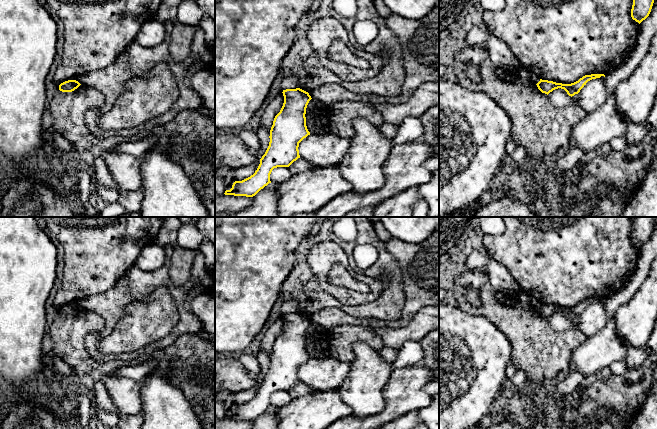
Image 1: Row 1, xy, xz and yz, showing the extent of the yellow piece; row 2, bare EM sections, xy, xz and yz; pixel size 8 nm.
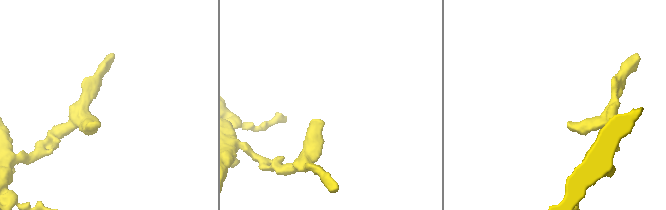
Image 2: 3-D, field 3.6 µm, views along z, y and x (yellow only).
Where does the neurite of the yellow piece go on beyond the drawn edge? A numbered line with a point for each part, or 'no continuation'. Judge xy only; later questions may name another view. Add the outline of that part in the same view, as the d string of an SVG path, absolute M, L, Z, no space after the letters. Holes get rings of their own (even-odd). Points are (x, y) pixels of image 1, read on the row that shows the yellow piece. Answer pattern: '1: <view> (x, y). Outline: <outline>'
no continuation

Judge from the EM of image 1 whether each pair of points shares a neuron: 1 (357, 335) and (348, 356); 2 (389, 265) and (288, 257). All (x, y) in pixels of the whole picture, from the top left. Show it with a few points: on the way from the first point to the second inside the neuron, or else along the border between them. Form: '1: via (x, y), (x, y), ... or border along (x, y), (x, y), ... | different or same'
1: via (352, 340), (348, 344), (348, 351) | same
2: border along (307, 237), (297, 248), (296, 263), (285, 279) | different

